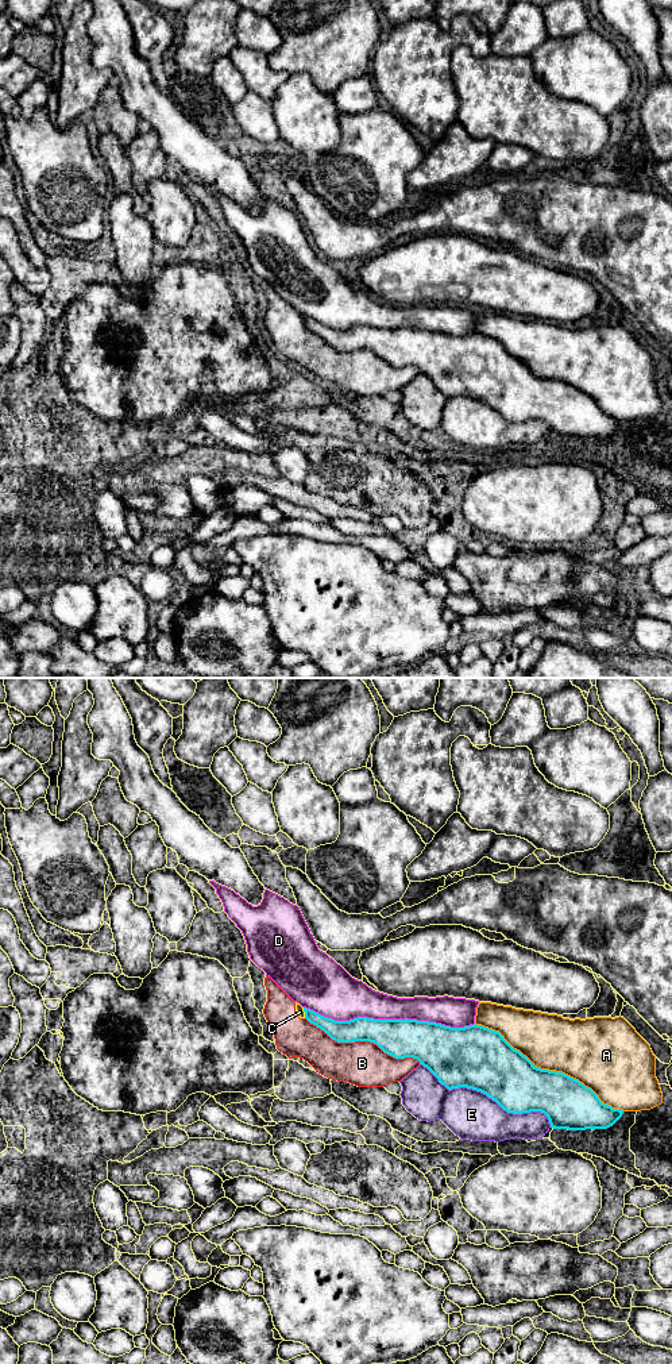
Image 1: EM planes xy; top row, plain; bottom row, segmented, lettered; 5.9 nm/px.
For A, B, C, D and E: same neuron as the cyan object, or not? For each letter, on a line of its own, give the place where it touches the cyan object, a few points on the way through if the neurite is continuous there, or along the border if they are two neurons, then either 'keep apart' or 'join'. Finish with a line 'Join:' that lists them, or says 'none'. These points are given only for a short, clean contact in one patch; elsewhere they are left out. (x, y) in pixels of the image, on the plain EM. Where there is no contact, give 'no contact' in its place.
A: xy (548, 378) | keep apart
B: xy (363, 349) | keep apart
C: xy (305, 322) | along xy (302, 316), (305, 326) | keep apart
D: xy (389, 328) | keep apart
E: xy (489, 405) | keep apart
Join: none

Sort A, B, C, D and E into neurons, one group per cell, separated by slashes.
A / B C / D / E

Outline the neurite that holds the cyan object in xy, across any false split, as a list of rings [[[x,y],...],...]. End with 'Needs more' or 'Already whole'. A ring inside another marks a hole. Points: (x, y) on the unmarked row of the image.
[[[306,316],[304,320],[310,332],[337,351],[370,350],[395,367],[417,367],[448,398],[467,396],[480,400],[513,423],[541,420],[548,425],[553,438],[607,438],[623,423],[623,419],[605,413],[591,397],[579,389],[563,381],[534,375],[499,340],[482,334],[451,336],[429,330],[367,325],[335,330]]]. Already whole

